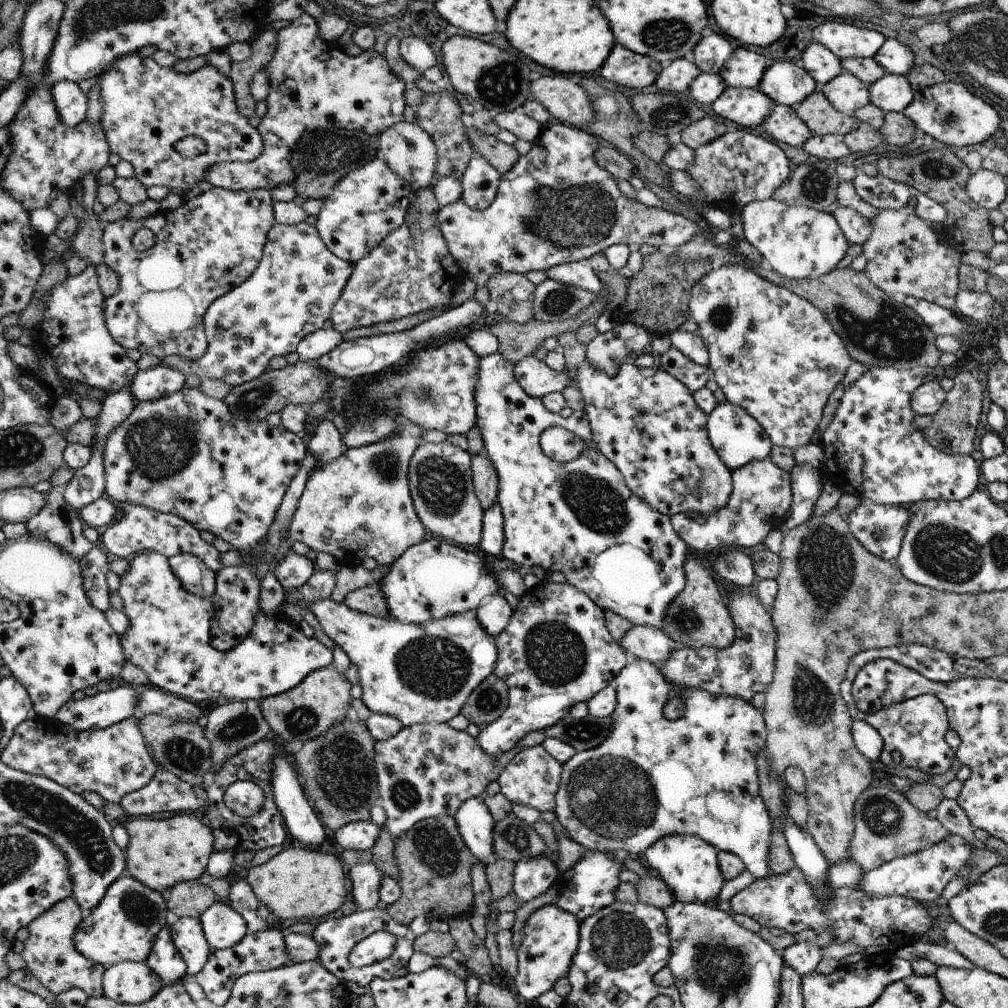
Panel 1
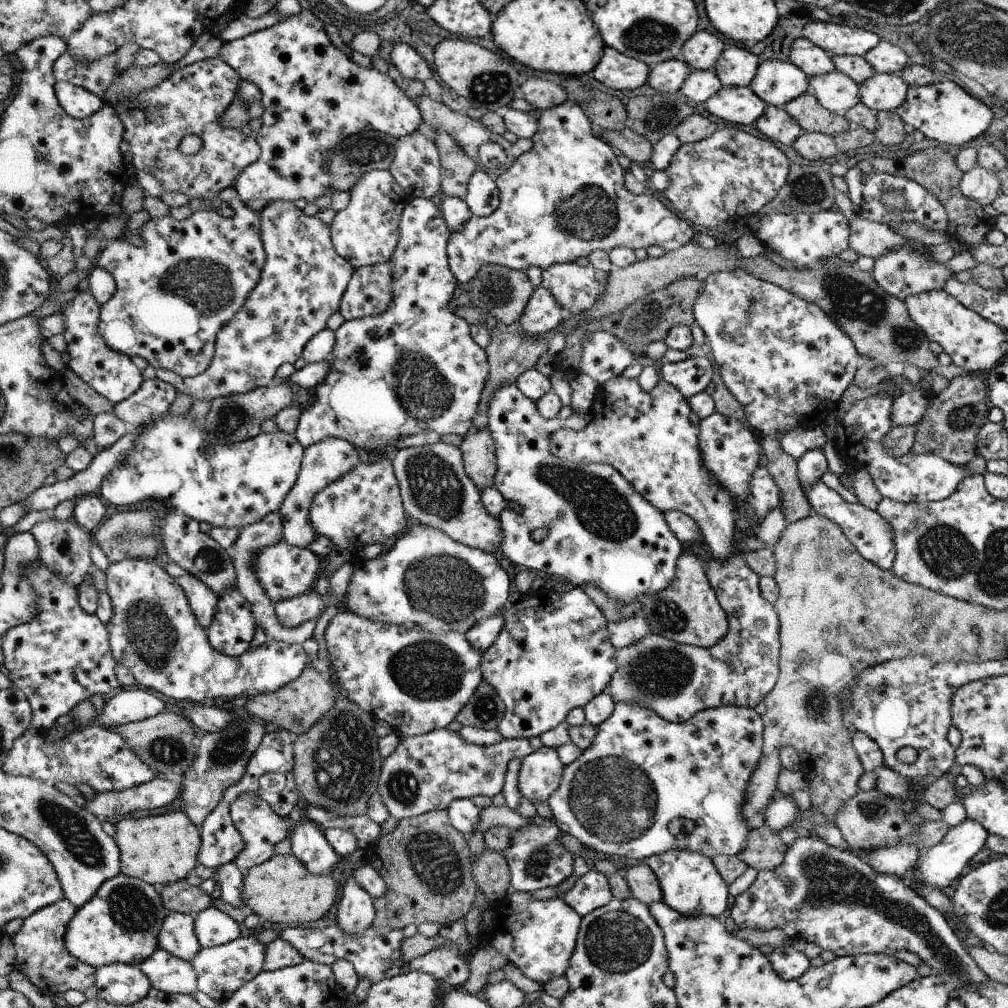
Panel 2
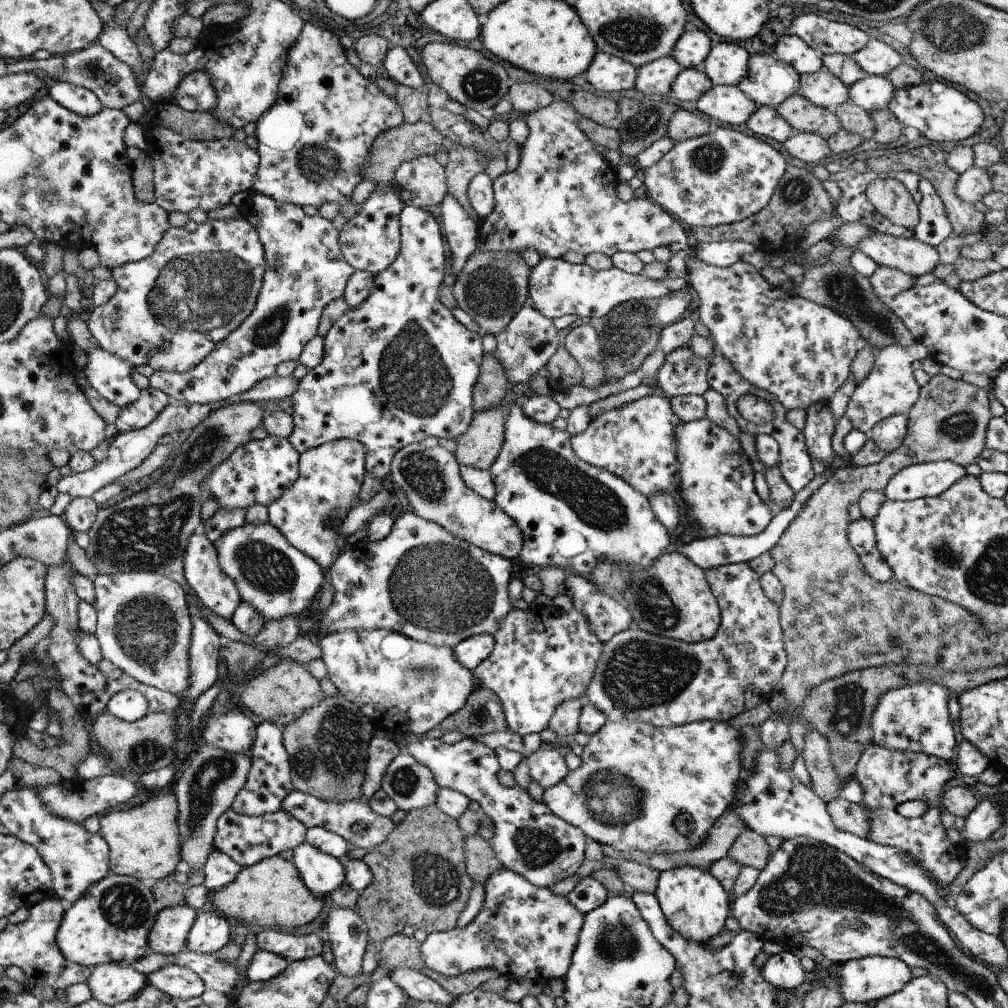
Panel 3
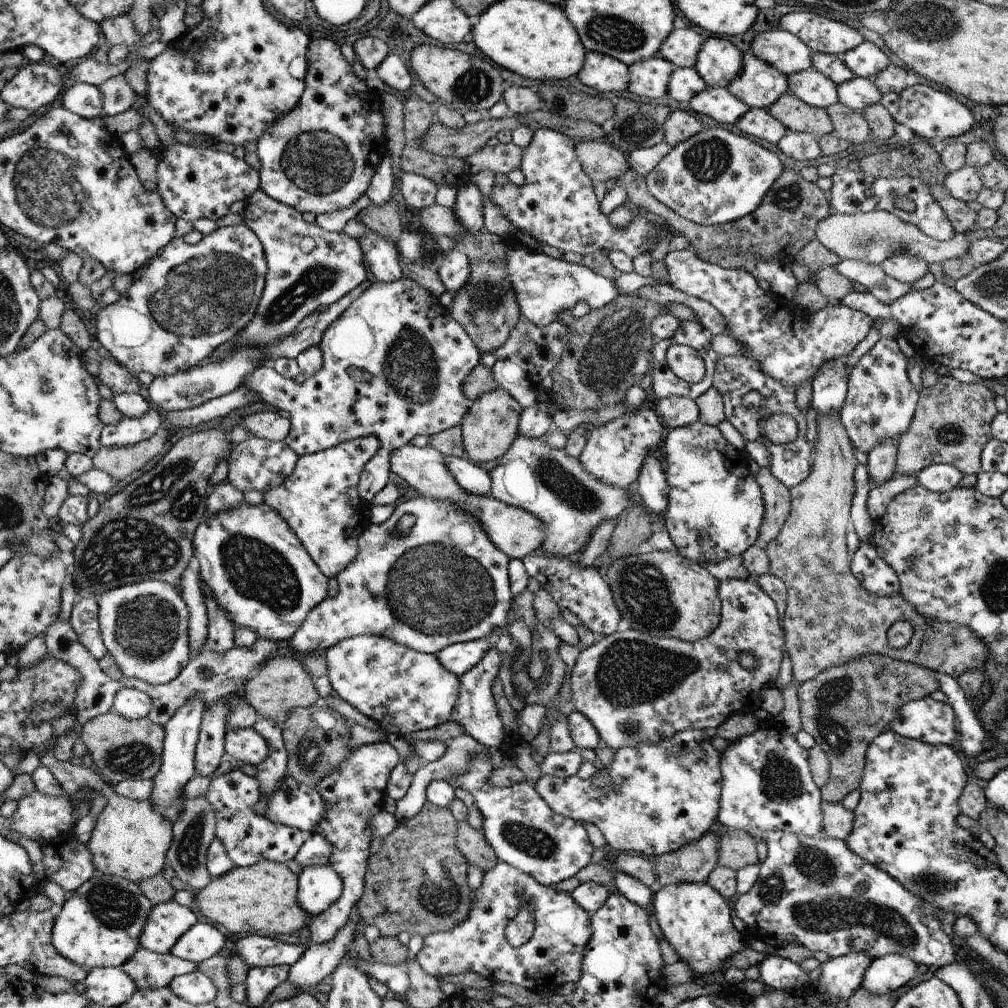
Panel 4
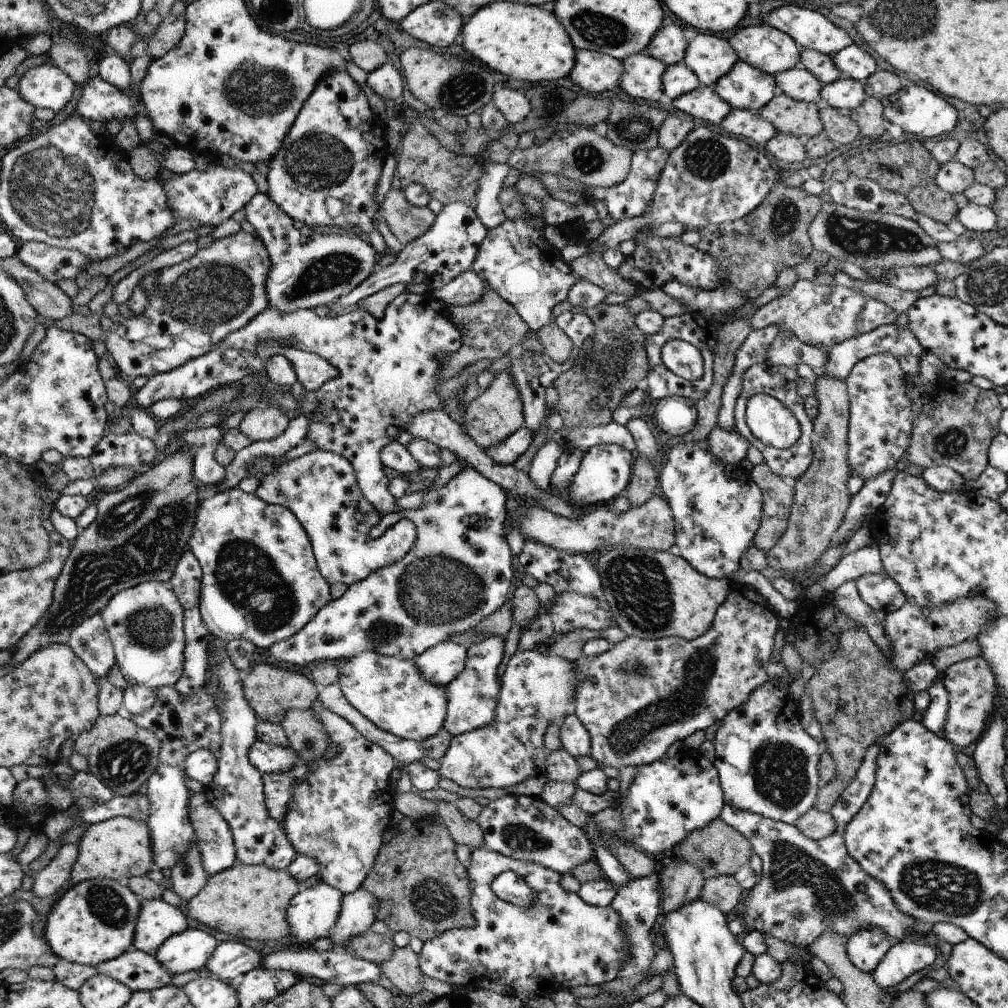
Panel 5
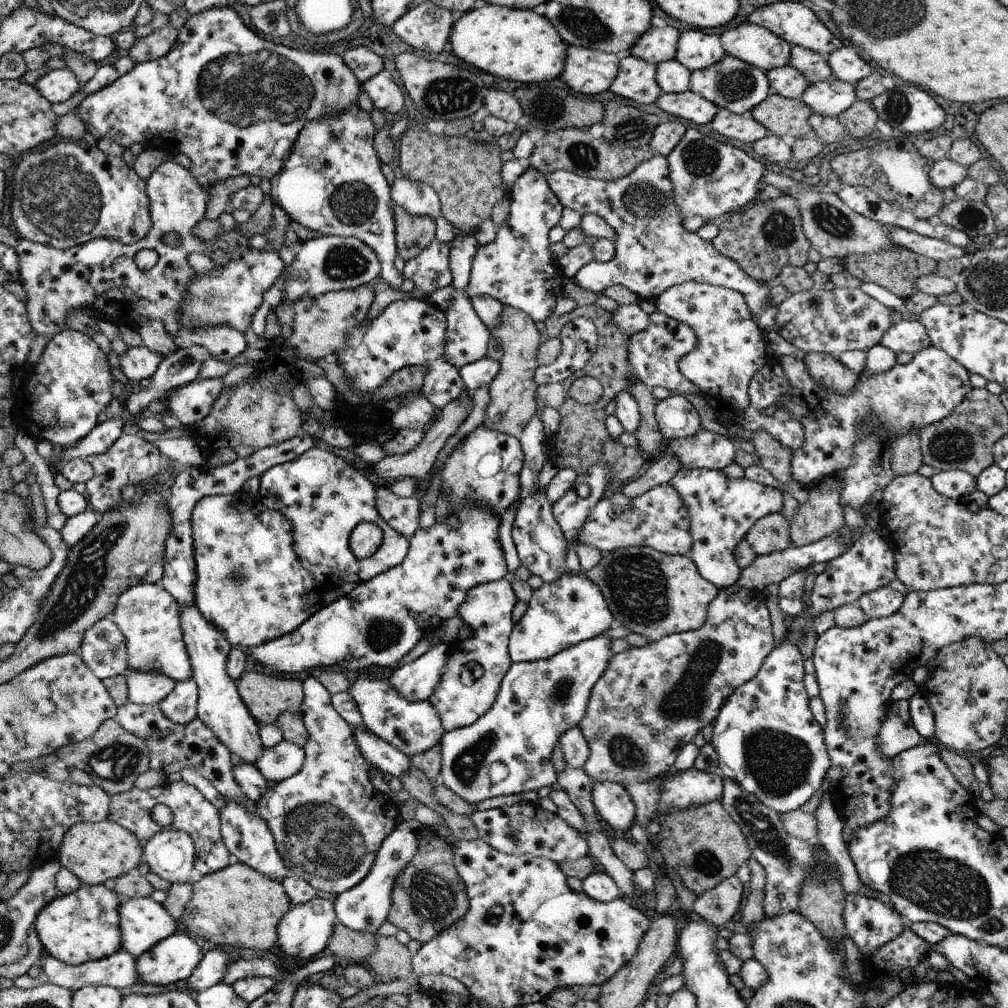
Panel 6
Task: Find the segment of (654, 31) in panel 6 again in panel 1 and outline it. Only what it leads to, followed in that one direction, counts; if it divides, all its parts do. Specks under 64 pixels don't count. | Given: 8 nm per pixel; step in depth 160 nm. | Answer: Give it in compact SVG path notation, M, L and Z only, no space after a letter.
M707 34L693 48L694 64L702 73L718 73L724 63L732 56L732 44L720 34Z

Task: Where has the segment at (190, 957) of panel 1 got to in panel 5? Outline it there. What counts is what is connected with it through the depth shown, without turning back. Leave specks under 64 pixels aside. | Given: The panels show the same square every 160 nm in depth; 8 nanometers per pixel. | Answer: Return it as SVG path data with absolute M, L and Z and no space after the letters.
M144 899L136 922L133 948L154 955L158 947L166 939L169 939L170 936L177 935L179 932L184 932L187 928L188 920L186 920L186 914L184 915L181 906L168 904L162 899Z

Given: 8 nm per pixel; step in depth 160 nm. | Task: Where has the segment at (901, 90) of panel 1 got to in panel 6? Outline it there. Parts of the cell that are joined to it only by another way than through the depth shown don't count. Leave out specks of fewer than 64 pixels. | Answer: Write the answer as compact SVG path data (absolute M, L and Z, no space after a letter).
M833 74L822 82L808 85L800 98L813 113L822 117L837 117L857 99L855 86Z

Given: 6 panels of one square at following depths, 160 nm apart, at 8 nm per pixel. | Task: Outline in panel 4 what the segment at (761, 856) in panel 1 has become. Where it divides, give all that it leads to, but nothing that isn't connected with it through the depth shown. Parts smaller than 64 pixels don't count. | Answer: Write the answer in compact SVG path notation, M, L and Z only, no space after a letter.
M696 729L682 731L662 743L639 743L615 752L610 766L599 765L595 775L582 779L542 775L534 786L555 813L574 820L592 822L600 829L615 854L619 852L643 855L649 858L665 855L694 843L718 825L721 808L721 753L710 738Z

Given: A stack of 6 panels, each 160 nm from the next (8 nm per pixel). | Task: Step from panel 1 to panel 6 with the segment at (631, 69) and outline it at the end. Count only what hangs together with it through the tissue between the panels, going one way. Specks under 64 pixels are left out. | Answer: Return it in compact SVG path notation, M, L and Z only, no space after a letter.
M569 45L561 77L574 92L592 96L606 92L617 78L620 57L598 49Z

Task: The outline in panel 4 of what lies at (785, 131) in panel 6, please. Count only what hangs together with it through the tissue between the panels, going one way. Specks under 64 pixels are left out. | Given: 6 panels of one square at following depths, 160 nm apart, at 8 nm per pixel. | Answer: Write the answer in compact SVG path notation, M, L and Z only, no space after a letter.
M790 92L779 96L768 109L788 132L810 133L816 137L834 132L826 109L810 106Z

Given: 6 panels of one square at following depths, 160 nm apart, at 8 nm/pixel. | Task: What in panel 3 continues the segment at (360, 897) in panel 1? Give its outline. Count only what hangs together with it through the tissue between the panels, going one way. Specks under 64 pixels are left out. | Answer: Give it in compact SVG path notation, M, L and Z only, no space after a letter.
M335 906L326 920L325 930L338 974L360 976L369 932L356 909Z

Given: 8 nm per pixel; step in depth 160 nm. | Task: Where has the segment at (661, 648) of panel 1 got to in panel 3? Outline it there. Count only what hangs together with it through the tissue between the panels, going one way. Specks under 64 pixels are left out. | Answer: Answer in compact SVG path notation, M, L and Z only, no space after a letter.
M570 574L557 590L559 595L572 598L575 608L587 619L589 628L602 643L628 629L633 621L625 604L600 590L589 577Z

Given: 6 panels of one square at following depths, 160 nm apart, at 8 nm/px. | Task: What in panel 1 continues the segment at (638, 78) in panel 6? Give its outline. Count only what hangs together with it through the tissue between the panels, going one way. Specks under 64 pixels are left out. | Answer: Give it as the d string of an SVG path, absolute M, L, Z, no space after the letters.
M685 57L673 60L662 70L655 80L656 86L662 92L681 93L688 90L690 83L701 73L701 69Z

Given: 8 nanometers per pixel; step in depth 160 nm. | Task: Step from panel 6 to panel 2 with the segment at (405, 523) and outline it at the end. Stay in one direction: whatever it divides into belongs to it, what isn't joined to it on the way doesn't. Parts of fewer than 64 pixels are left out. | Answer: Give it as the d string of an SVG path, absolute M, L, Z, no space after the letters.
M430 199L409 200L401 216L400 243L390 260L393 302L387 311L344 321L335 331L336 344L329 360L328 376L314 387L314 393L309 393L308 404L301 407L297 431L293 432L304 449L332 437L350 441L368 454L380 453L390 446L398 450L403 439L423 432L465 436L474 430L473 420L488 378L489 364L485 349L472 338L471 326L448 308L456 290L456 277L452 276L449 264L448 236L451 232L445 219Z

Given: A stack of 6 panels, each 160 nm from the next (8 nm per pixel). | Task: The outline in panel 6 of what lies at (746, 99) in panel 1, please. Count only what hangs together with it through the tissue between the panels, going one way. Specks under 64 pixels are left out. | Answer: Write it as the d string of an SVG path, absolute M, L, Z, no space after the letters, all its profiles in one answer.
M690 90L683 93L664 93L657 98L658 108L675 118L686 119L692 124L711 124L717 116L717 105Z

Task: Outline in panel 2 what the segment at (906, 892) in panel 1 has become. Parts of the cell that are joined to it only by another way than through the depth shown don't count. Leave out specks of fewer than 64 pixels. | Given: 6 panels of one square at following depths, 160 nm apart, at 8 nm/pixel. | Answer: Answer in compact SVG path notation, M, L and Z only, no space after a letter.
M964 819L960 824L951 827L939 845L922 851L919 868L914 878L934 888L942 889L950 886L955 878L962 875L962 870L969 864L970 859L985 847L988 835L989 832L982 824L972 819Z

